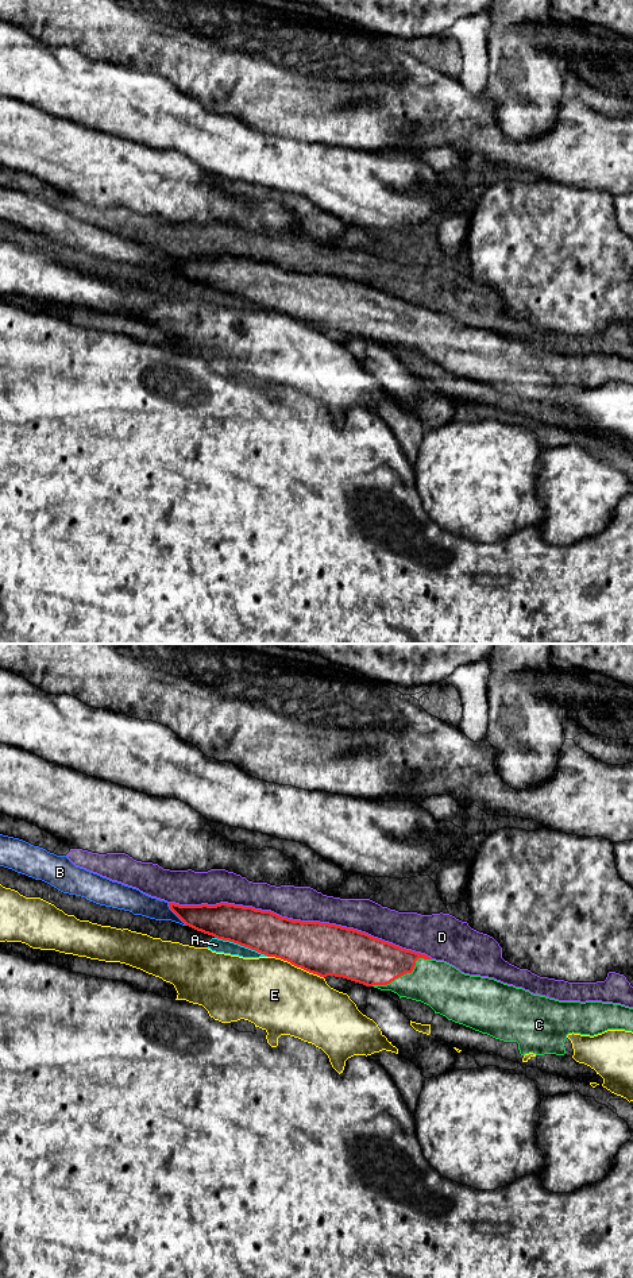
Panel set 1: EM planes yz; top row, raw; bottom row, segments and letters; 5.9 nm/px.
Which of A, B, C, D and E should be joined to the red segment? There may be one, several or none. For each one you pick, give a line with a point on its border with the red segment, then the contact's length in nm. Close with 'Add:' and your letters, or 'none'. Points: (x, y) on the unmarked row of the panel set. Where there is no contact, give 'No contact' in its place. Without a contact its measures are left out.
C: Touches red at yz (404, 325). Shared border 400 nm
Add: C

